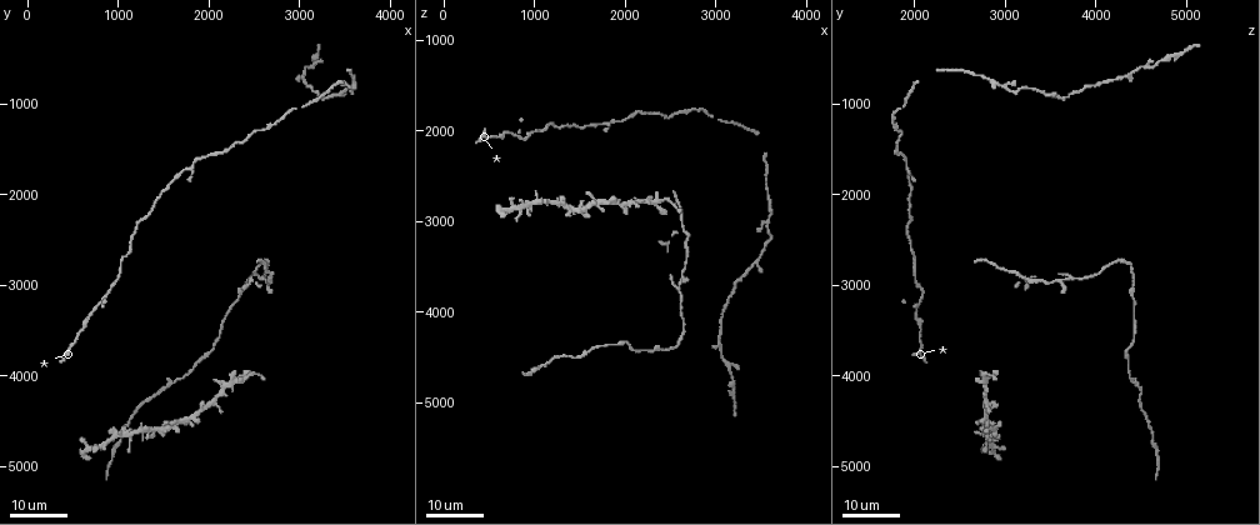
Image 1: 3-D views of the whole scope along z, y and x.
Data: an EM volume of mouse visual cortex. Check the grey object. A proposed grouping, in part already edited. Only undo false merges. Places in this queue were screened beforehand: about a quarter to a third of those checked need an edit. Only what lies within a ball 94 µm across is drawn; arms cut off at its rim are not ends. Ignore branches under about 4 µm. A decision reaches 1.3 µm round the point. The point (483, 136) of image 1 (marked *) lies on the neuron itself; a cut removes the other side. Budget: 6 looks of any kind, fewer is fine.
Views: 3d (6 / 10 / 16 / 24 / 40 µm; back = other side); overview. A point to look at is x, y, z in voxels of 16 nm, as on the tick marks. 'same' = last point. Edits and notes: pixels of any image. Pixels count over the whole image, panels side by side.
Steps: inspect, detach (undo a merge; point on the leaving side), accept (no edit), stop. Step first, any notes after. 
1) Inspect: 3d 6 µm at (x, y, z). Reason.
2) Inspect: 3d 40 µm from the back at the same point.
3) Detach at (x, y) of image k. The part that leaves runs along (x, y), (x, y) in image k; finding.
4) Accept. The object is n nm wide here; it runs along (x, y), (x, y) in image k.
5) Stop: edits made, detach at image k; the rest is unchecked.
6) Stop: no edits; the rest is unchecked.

Inspect: 3d 24 µm at (1000, 4650, 2800). Four arms meet.

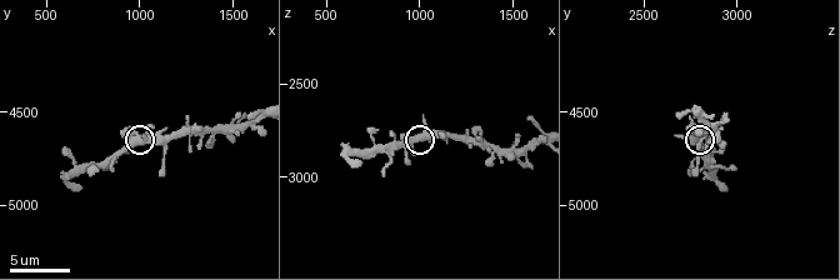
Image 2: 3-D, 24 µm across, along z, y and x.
Inspect: 3d 6 µm at (1000, 4660, 2780).

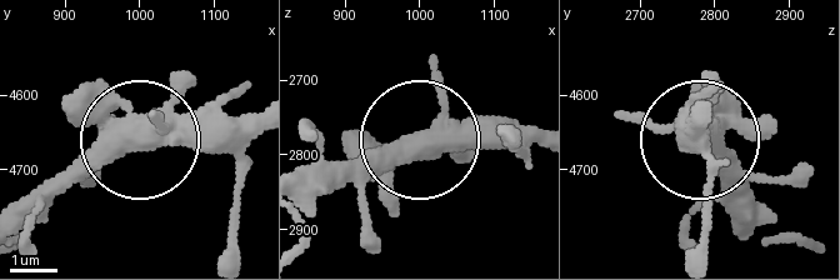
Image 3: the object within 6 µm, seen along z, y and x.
Accept. All the same neuron.

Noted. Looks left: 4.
Inspect: 3d 24 µm at (2650, 2950, 3300).

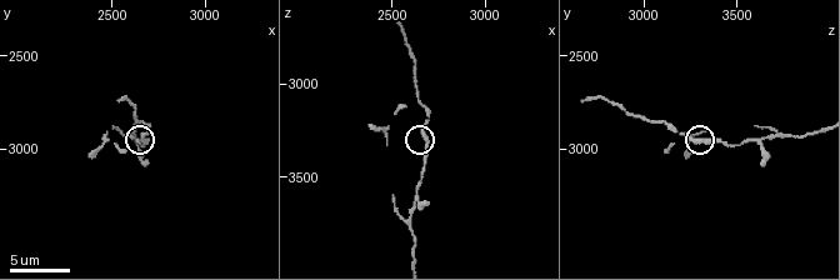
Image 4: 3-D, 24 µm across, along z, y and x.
Inspect: 3d 6 µm at (2680, 2960, 3300).

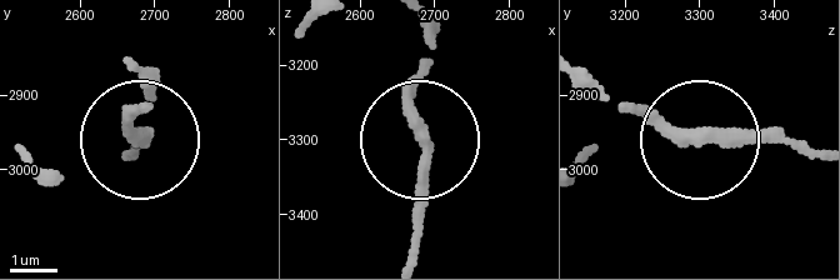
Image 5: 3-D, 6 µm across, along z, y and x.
Accept. One neuron here.

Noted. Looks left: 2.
Inspect: 3d 16 µm at (2350, 4000, 2800).

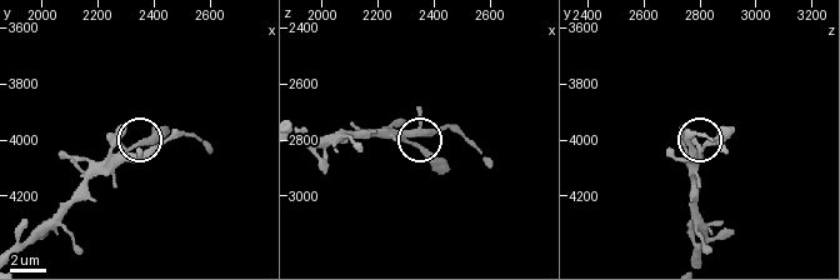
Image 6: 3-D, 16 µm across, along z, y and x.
Inspect: 3d 6 µm at (2340, 4020, 2810).

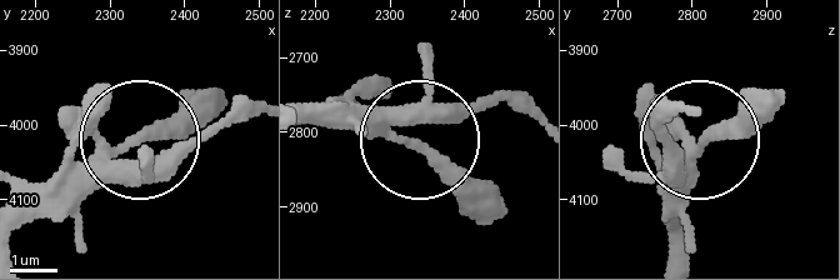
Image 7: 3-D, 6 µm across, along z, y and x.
Accept. It runs along (21, 219), (69, 203), (136, 143), (165, 159), (220, 128) in image 7; all the same neuron.

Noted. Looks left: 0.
Stop: no edits; the rest is unchecked.

